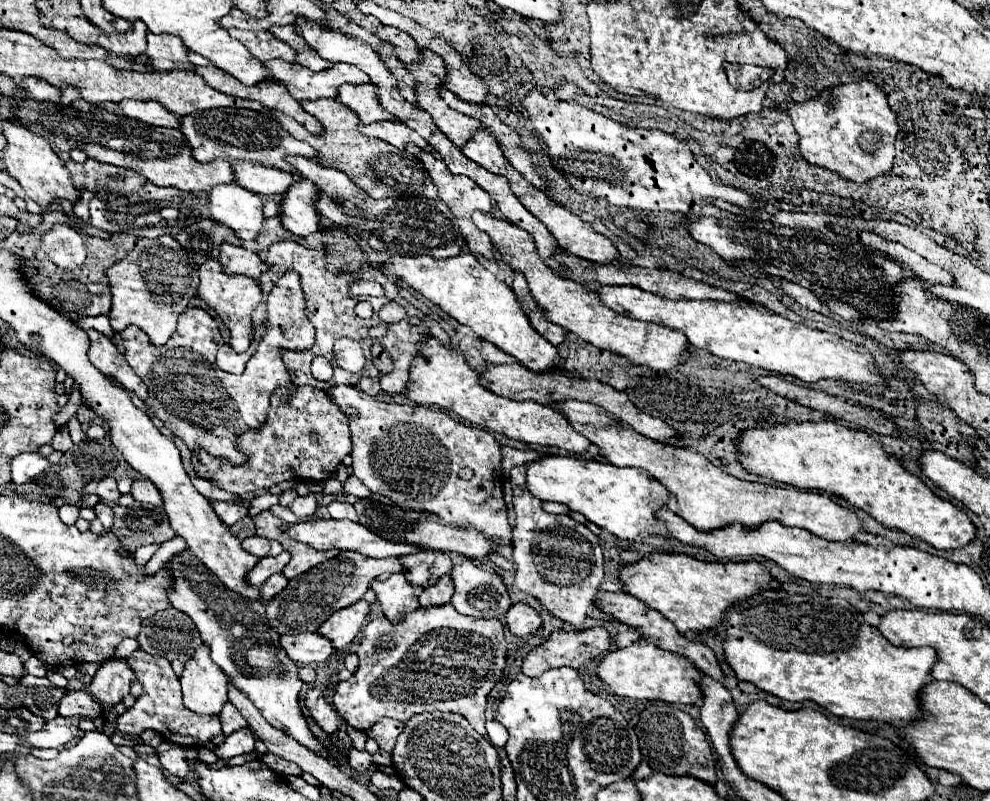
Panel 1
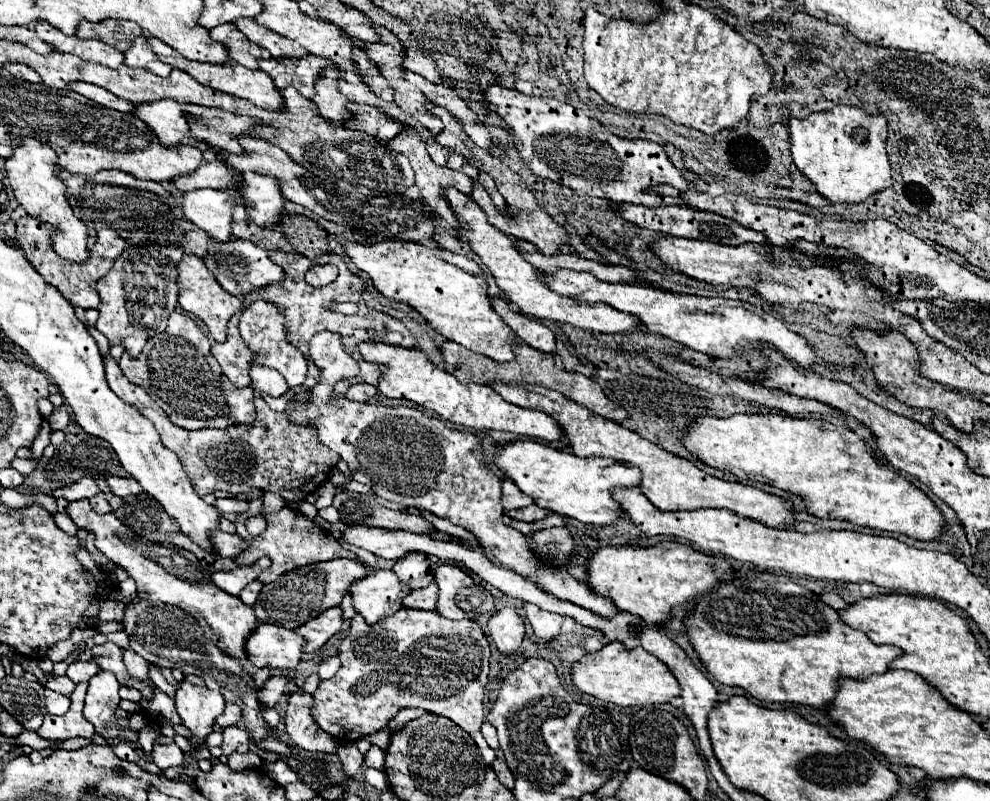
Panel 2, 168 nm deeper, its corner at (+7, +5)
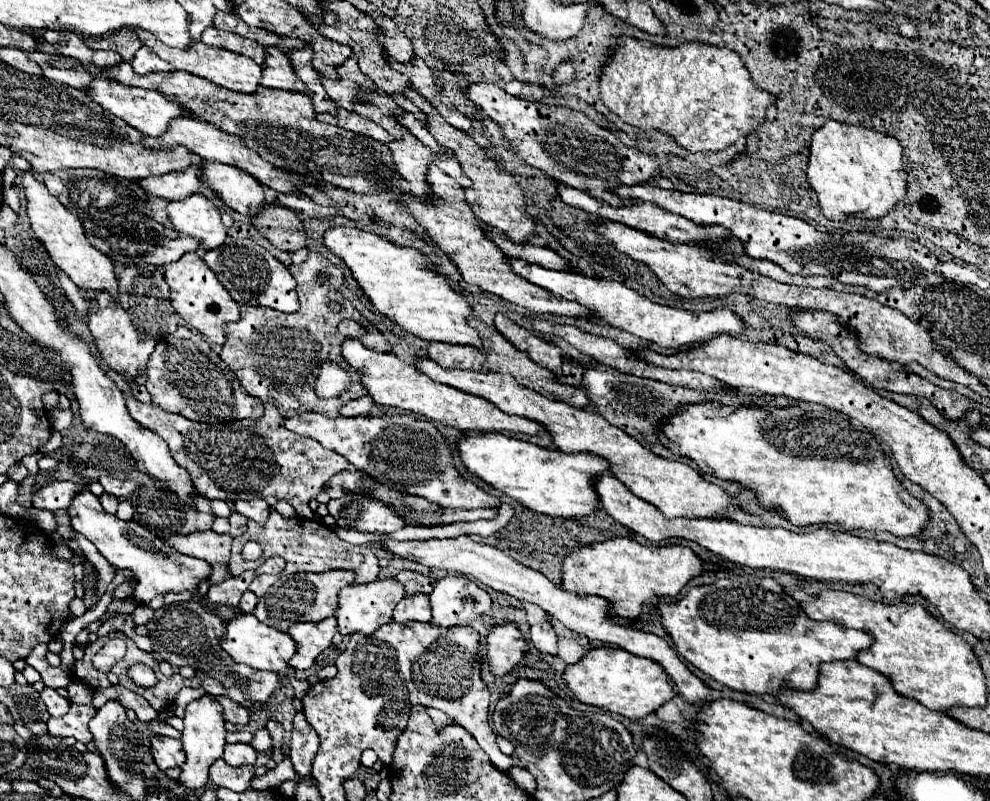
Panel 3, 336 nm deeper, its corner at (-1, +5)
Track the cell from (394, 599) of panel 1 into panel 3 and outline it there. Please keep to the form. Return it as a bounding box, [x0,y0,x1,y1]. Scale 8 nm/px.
[337,580,405,636]

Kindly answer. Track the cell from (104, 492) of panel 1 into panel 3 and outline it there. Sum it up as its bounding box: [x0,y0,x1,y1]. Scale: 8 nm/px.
[31,482,81,512]

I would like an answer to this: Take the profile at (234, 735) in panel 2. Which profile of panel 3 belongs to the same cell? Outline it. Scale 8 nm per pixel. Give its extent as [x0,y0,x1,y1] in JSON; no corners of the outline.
[223,744,257,768]

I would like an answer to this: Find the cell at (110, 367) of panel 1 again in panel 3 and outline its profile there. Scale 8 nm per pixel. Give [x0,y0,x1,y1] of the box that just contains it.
[127,398,349,520]

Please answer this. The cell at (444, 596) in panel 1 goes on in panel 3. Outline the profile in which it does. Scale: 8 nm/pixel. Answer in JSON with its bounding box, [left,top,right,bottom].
[393,594,431,622]

